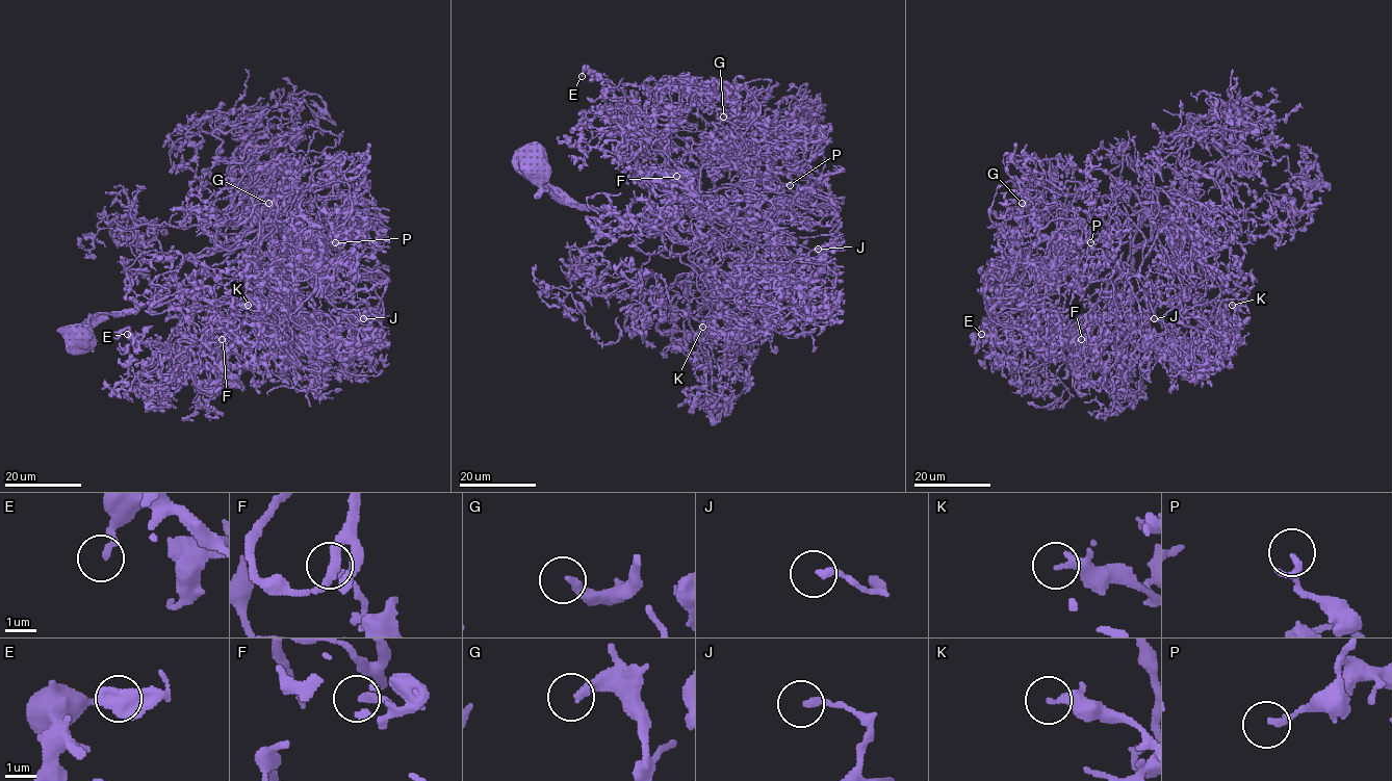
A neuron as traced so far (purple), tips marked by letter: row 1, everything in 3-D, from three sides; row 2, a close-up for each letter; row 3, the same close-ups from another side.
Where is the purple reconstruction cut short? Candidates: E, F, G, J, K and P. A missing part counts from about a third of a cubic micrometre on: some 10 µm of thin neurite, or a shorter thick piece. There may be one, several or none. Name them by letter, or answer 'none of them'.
F

